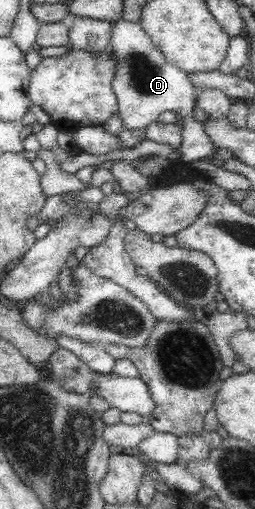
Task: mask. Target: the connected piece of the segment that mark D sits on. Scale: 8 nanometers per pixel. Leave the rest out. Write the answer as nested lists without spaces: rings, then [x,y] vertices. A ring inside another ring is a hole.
[[[122,18],[113,22],[110,39],[113,64],[116,70],[113,75],[112,89],[116,97],[116,109],[121,118],[123,129],[127,131],[143,131],[147,125],[159,119],[163,112],[179,111],[184,122],[181,132],[182,145],[180,147],[181,162],[199,161],[212,151],[218,150],[212,146],[203,131],[203,123],[192,119],[192,112],[197,109],[193,99],[196,98],[187,72],[171,65],[166,61],[163,53],[153,44],[153,40],[141,27],[139,22],[126,21]]]

